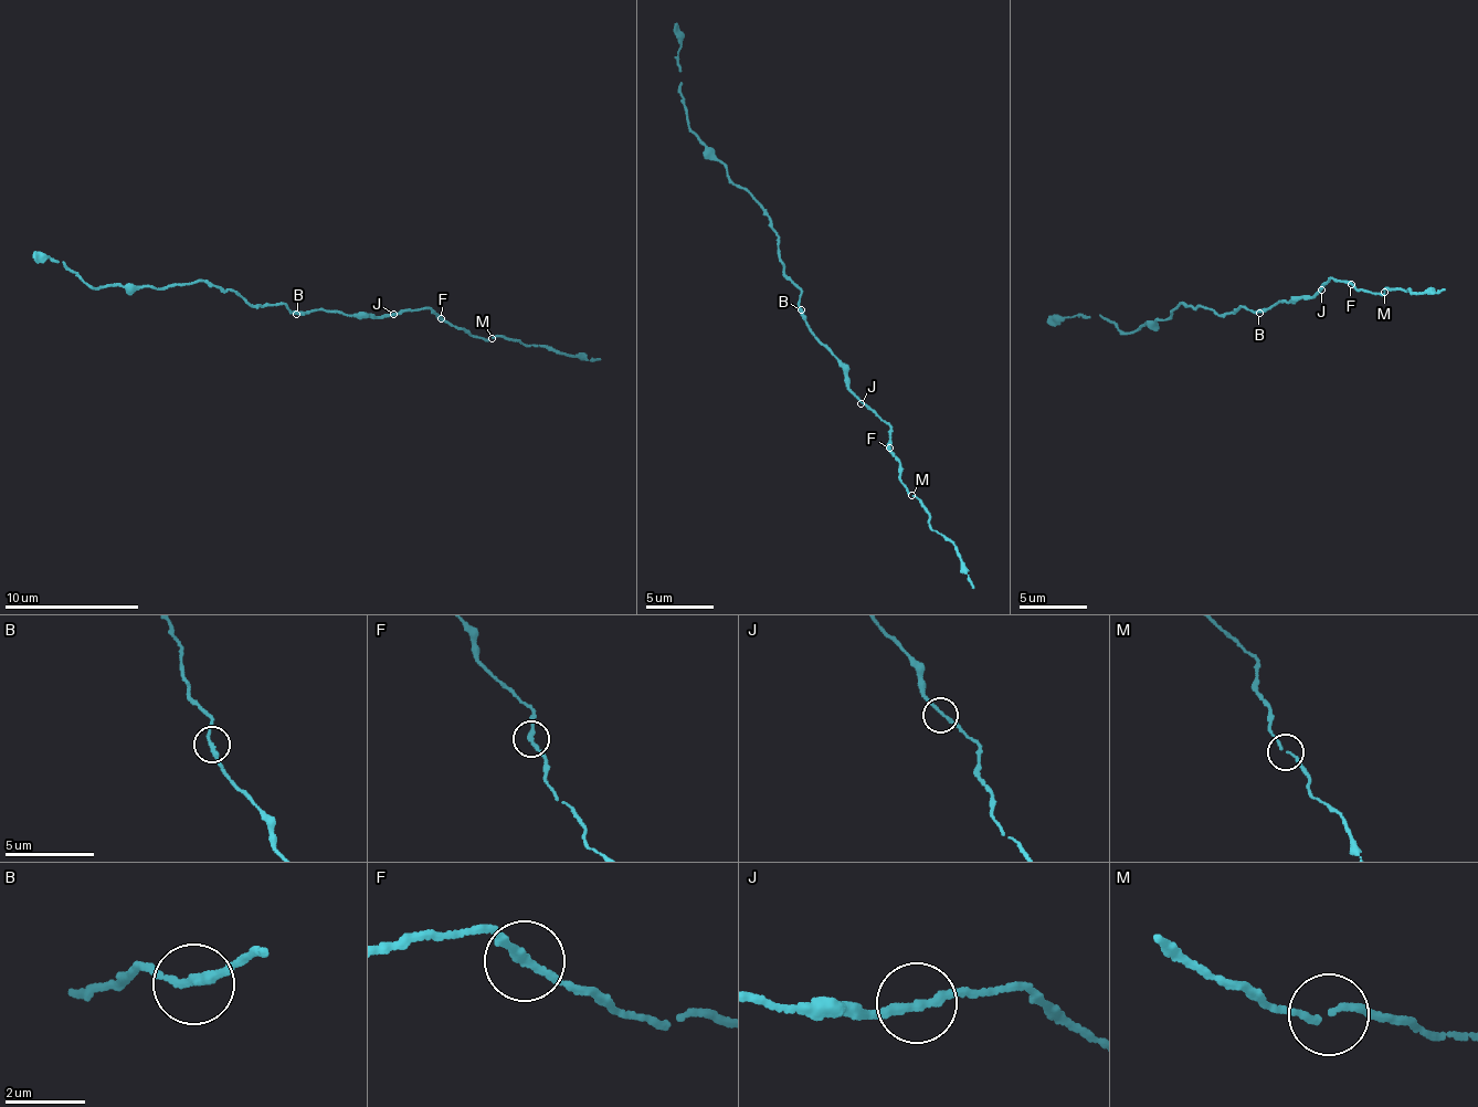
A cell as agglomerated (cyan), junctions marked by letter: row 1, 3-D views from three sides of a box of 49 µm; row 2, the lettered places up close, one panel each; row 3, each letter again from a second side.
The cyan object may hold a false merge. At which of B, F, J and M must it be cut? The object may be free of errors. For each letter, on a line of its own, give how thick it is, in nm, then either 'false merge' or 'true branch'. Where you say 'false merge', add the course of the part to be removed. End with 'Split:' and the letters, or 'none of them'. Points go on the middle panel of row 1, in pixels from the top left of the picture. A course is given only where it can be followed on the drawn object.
B: 220 nm thick; true branch
F: 200 nm thick; true branch
J: 180 nm thick; true branch
M: 140 nm thick; true branch
Split: none of them

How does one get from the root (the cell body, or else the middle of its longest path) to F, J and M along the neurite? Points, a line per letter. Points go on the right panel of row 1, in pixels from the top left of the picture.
F: (1263, 308), (1286, 301), (1288, 303), (1315, 297), (1331, 278), (1352, 283)
J: (1263, 308), (1286, 301), (1288, 303), (1315, 298), (1321, 290)
M: (1263, 308), (1286, 301), (1288, 303), (1315, 297), (1331, 278), (1349, 280), (1359, 291), (1383, 293)

